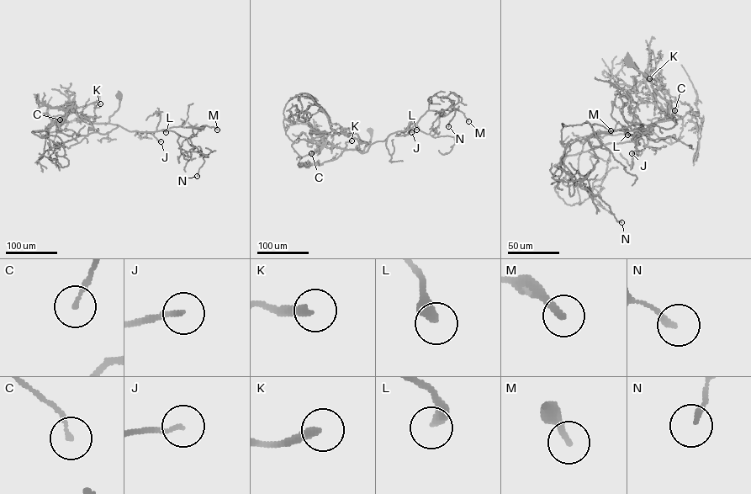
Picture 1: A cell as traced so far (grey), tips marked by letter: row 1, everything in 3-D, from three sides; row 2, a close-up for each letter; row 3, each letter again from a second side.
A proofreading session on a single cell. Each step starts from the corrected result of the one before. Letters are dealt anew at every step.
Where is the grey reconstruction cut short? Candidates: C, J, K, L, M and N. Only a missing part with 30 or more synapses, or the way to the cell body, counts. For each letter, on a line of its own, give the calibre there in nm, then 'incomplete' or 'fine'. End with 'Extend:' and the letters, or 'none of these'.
C: 140 nm | fine
J: 150 nm | incomplete
K: 280 nm | fine
L: 400 nm | incomplete
M: 240 nm | incomplete
N: 200 nm | fine
Extend: J, L, M

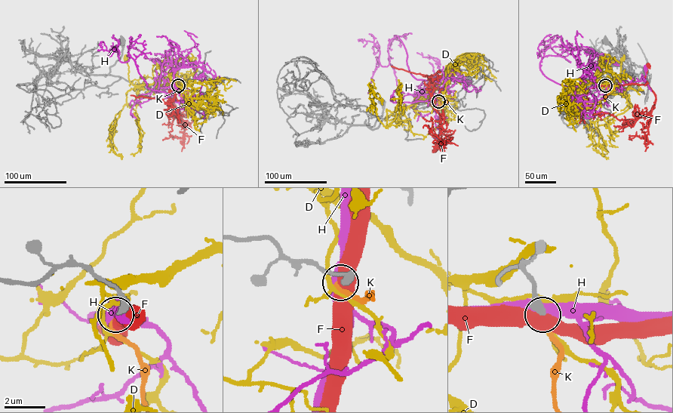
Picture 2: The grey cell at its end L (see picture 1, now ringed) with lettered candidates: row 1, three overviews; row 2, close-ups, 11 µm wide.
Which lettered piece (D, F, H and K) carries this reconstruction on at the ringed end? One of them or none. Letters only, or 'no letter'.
K

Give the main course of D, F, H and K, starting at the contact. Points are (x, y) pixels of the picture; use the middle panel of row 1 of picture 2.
D: (438, 100), (435, 97), (418, 100), (395, 111), (386, 118)
F: (438, 100), (440, 144), (446, 140), (447, 143), (440, 140), (437, 143)
H: (438, 100), (435, 115), (439, 120), (437, 141)
K: (438, 101), (442, 106), (449, 100), (444, 102)

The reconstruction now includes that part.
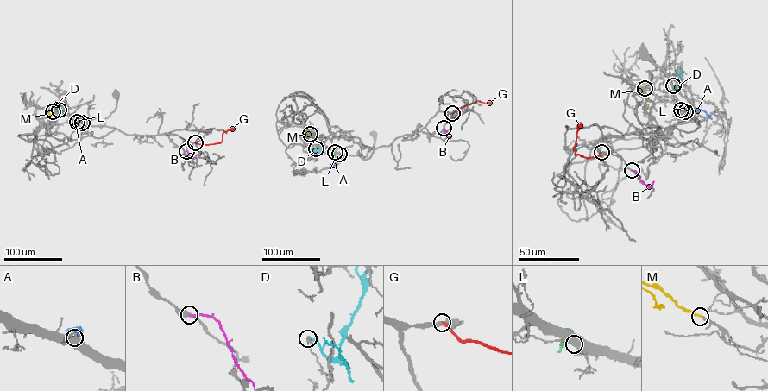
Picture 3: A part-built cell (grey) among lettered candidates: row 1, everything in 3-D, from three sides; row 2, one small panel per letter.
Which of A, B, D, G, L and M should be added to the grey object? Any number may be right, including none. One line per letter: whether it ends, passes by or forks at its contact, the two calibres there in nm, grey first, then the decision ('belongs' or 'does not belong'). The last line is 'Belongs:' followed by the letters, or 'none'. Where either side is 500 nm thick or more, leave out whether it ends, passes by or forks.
A: calibres 550 and 240 nm; does not belong
B: it ends; calibres 400 and 160 nm; does not belong
D: it ends; calibres 120 and 240 nm; does not belong
G: it ends; calibres 360 and 180 nm; does not belong
L: calibres 850 and 240 nm; does not belong
M: it ends; calibres 200 and 180 nm; belongs
Belongs: M

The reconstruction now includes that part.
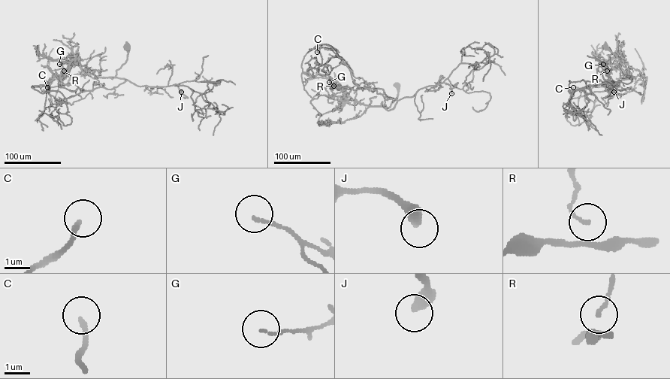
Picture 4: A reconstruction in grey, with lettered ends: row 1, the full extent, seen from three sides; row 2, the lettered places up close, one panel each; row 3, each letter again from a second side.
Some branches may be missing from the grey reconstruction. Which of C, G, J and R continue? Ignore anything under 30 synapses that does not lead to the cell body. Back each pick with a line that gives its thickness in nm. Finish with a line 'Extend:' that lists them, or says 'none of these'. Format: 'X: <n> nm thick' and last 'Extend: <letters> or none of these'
C: 180 nm thick
Extend: C

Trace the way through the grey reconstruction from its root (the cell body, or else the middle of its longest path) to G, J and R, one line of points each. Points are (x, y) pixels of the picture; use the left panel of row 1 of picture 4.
G: (126, 47), (127, 60), (116, 70), (114, 77), (100, 77), (87, 72), (82, 68), (76, 58), (59, 64)
J: (126, 47), (127, 60), (116, 70), (113, 77), (128, 80), (139, 86), (177, 86), (181, 92)
R: (126, 47), (127, 60), (114, 77), (100, 77), (87, 72), (76, 58), (60, 64), (64, 71)

